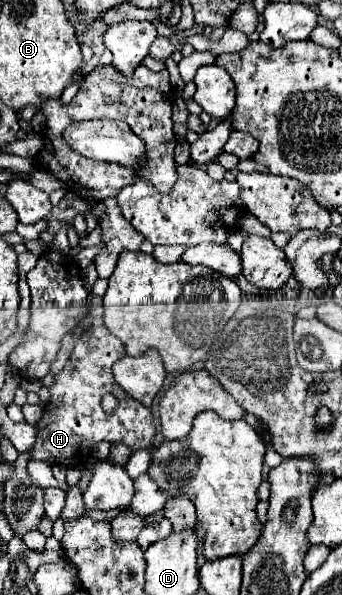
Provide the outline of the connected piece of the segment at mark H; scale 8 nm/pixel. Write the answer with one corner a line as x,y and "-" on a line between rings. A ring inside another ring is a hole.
90,326
74,346
64,370
56,376
56,382
50,386
50,402
44,406
44,414
36,424
36,444
32,448
30,458
46,460
50,464
62,466
82,466
92,452
92,446
100,440
108,440
112,444
126,444
132,450
148,448
154,438
154,422
152,412
144,404
138,404
134,398
126,396
126,392
112,378
112,364
124,356
122,342
112,336
104,326
-
112,392
120,404
116,412
106,414
100,408
100,398

